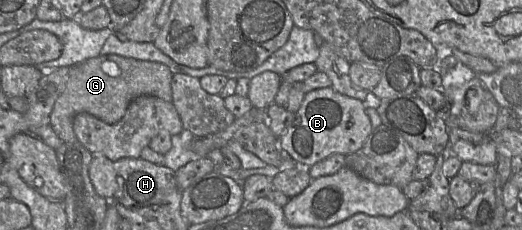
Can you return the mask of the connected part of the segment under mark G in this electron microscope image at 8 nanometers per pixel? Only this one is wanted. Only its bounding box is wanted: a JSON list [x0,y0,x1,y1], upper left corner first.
[50,54,172,142]

